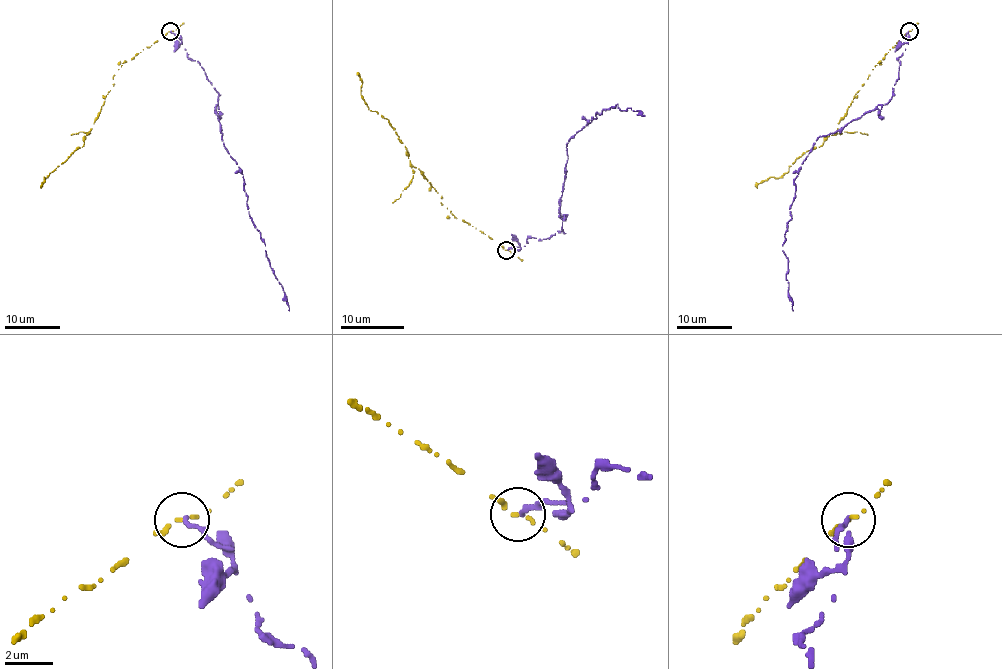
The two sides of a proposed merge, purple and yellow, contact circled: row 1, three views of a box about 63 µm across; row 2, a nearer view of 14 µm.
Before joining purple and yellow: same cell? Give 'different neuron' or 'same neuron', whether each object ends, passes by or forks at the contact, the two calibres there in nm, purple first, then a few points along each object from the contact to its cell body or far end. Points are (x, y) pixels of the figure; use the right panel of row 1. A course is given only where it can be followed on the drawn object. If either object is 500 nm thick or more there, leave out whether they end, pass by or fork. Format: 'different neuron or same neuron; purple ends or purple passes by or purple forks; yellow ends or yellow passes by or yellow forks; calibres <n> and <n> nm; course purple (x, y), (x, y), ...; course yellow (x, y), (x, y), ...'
different neuron; purple ends; yellow ends; calibres 240 and 170 nm; course purple (909, 31), (898, 57), (892, 97), (816, 141), (794, 181), (783, 245), (792, 311); course yellow (909, 31), (875, 67), (838, 123), (835, 134), (796, 157), (787, 172), (779, 178), (769, 176), (755, 186)

